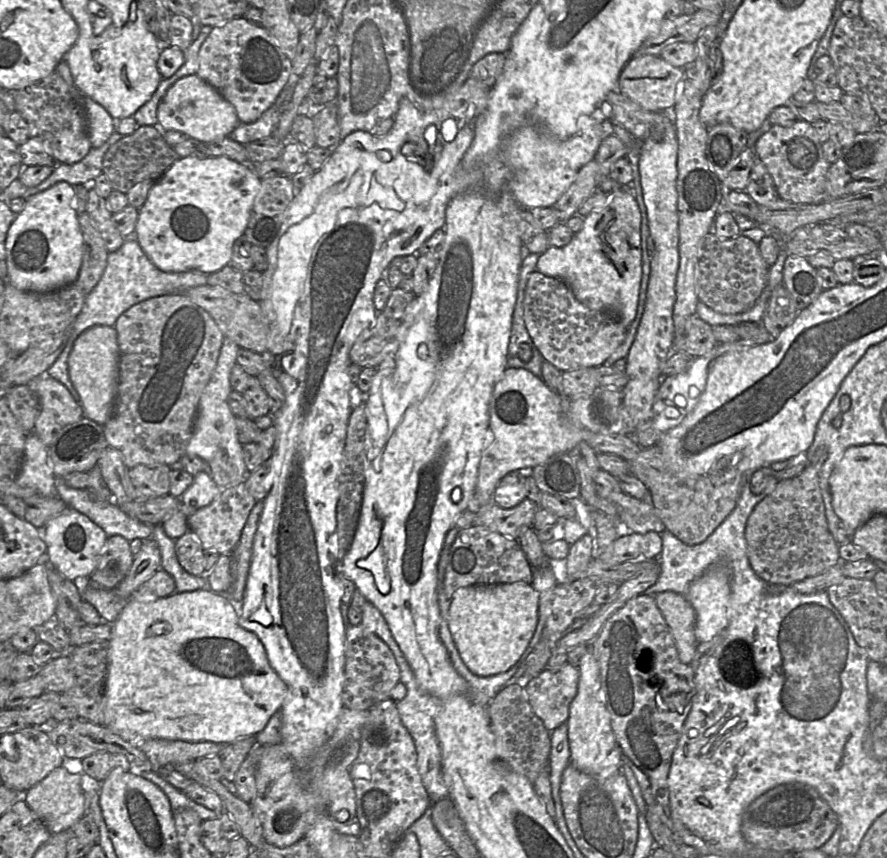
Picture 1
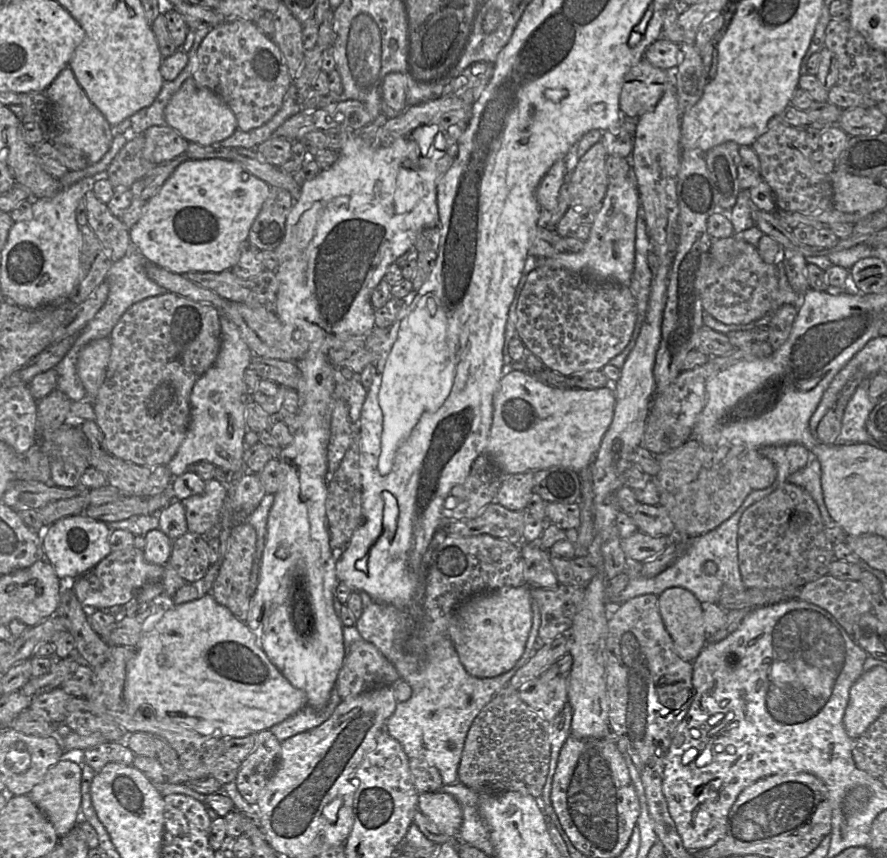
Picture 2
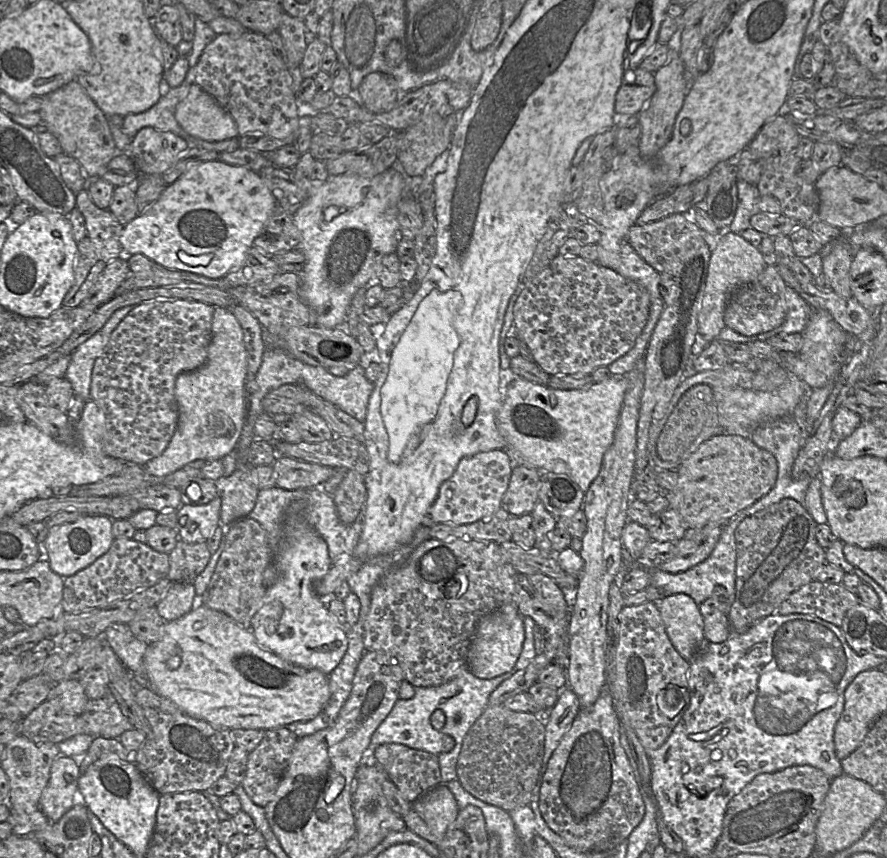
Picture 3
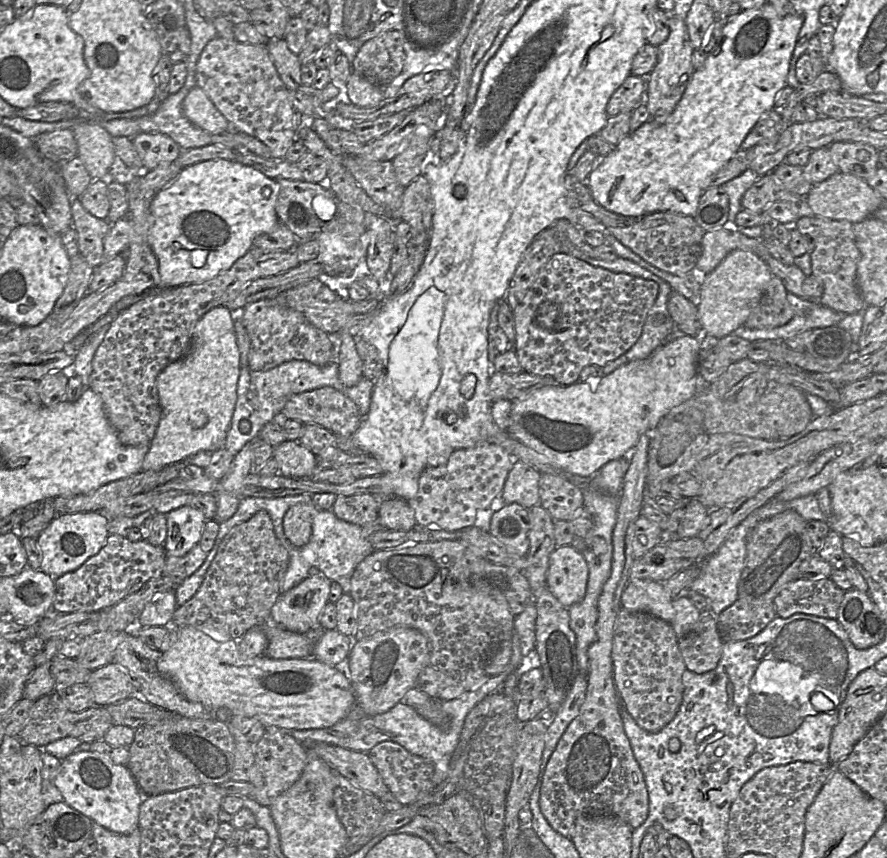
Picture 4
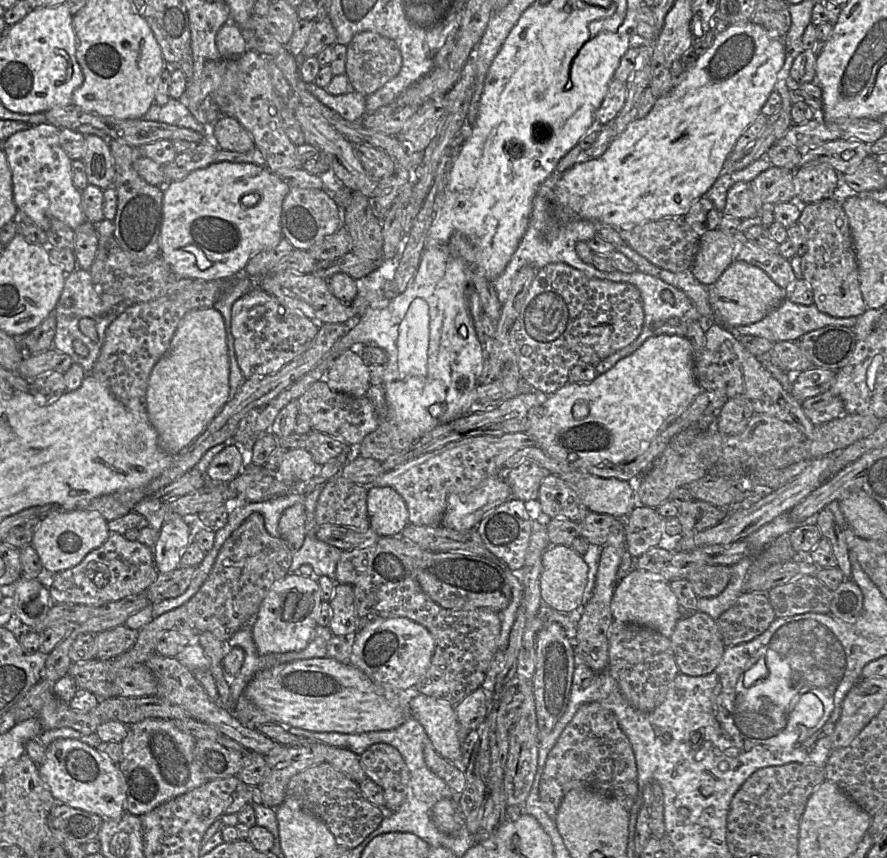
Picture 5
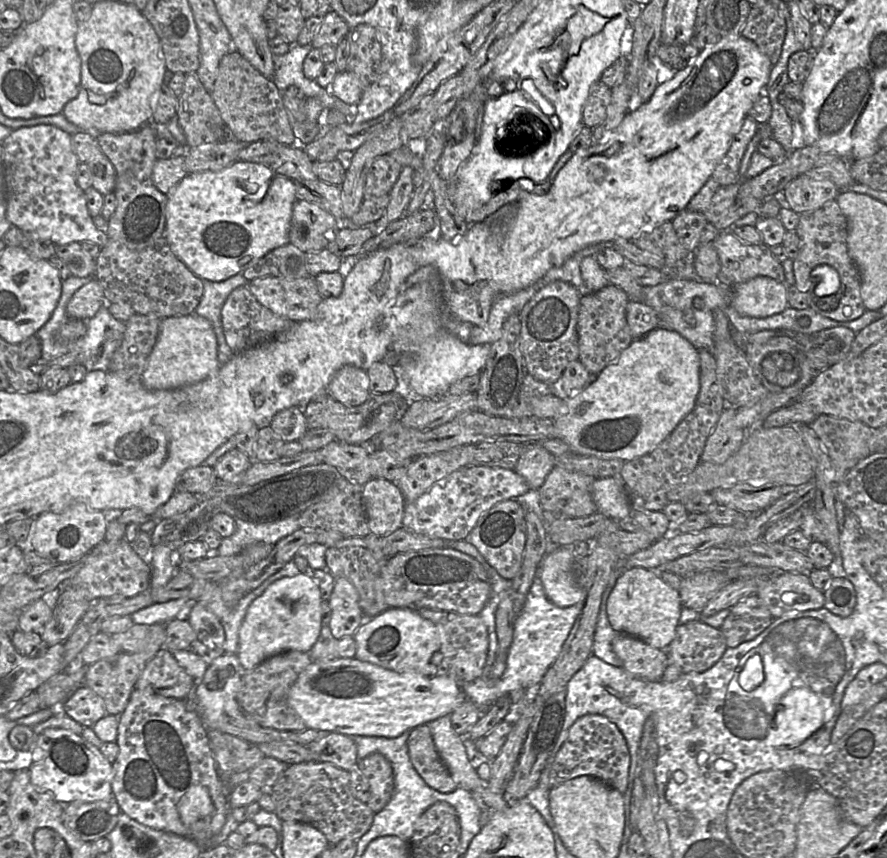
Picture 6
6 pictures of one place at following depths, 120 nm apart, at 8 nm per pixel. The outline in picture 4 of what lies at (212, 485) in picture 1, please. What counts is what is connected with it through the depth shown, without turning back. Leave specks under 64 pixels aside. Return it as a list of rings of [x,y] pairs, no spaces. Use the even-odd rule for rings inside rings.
[[[185,505],[166,514],[167,537],[163,544],[167,556],[182,557],[199,543],[207,521],[192,505]]]

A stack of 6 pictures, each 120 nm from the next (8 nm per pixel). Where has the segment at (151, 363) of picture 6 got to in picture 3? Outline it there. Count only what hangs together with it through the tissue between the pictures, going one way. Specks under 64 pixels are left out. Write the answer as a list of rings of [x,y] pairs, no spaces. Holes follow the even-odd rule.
[[[214,307],[207,359],[201,367],[176,378],[177,427],[162,454],[142,465],[148,477],[161,480],[189,462],[221,460],[235,449],[243,427],[246,374],[241,326],[230,309]]]

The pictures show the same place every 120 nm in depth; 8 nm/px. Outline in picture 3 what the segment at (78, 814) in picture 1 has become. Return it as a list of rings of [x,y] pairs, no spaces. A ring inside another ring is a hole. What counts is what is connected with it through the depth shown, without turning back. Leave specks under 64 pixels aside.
[[[60,755],[53,761],[49,780],[38,803],[50,822],[58,821],[74,806],[79,777],[80,768],[71,757]]]

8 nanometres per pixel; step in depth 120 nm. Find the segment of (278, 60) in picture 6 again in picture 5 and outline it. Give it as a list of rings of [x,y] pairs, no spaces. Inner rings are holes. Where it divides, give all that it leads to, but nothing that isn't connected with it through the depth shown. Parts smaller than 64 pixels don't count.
[[[314,82],[306,83],[306,88],[322,104],[349,122],[358,122],[367,114],[366,97],[356,91],[343,95],[331,95],[325,88],[318,87]]]

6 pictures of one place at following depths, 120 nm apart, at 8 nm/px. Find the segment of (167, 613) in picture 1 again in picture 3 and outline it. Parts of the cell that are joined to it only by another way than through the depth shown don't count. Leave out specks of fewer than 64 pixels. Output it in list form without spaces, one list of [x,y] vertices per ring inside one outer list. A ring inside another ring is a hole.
[[[198,603],[187,614],[180,618],[165,622],[162,636],[157,641],[147,646],[143,661],[148,676],[149,689],[160,697],[172,702],[186,715],[205,721],[217,729],[227,729],[229,731],[235,729],[256,729],[267,731],[286,727],[293,722],[308,721],[315,718],[322,711],[330,697],[328,675],[317,669],[308,669],[285,661],[270,650],[261,647],[249,628],[243,628],[232,617],[221,611],[211,609],[202,603]]]

